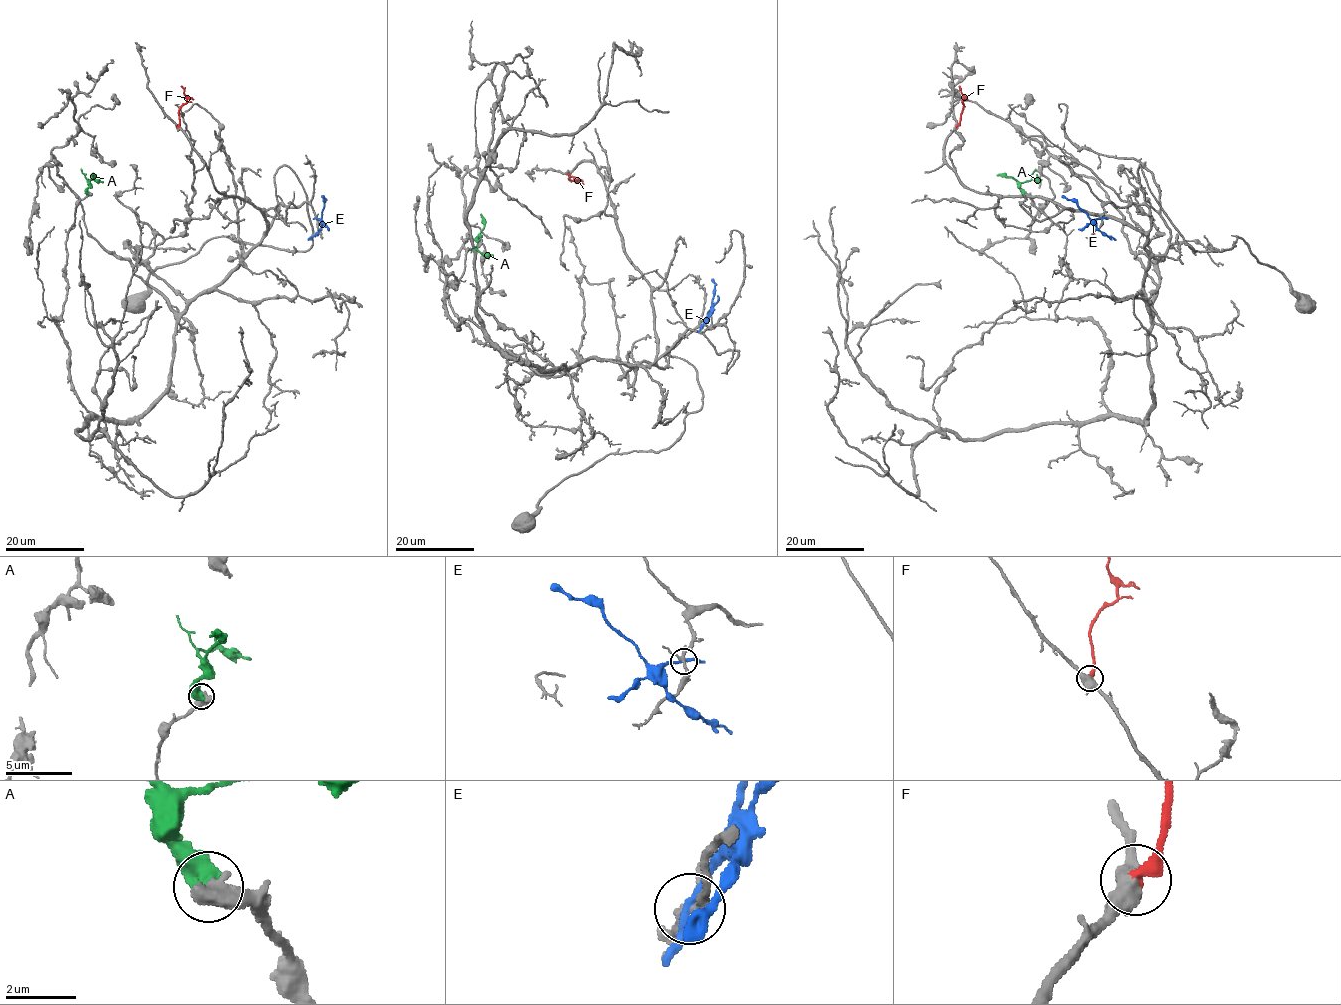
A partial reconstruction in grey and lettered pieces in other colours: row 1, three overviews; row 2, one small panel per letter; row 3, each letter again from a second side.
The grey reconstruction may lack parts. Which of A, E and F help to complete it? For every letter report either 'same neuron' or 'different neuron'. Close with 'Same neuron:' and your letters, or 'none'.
A: different neuron
E: different neuron
F: same neuron
Same neuron: F

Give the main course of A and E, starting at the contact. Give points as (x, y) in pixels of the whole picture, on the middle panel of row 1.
A: (478, 240), (480, 237), (477, 244), (481, 253), (493, 254)
E: (706, 318), (714, 292), (712, 279)

